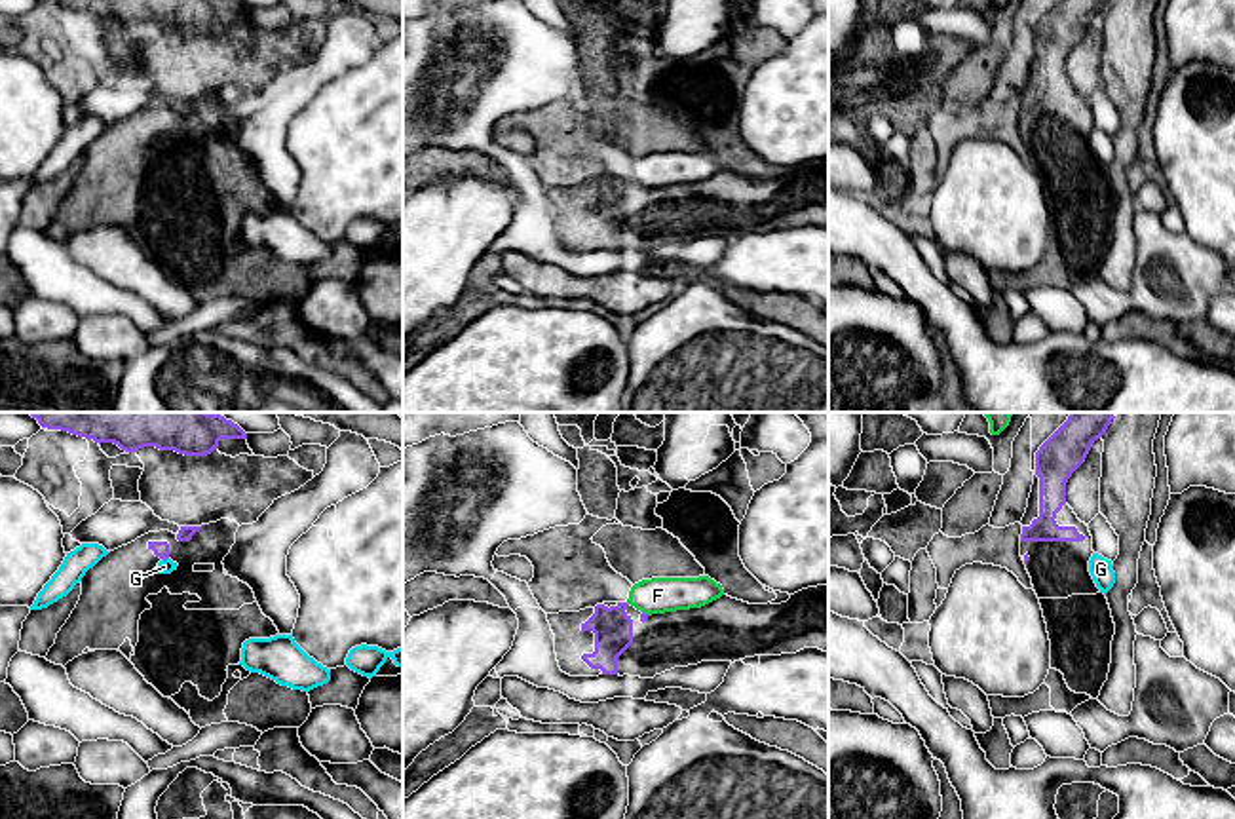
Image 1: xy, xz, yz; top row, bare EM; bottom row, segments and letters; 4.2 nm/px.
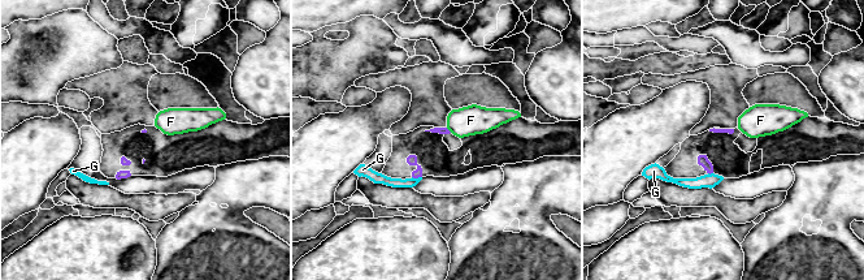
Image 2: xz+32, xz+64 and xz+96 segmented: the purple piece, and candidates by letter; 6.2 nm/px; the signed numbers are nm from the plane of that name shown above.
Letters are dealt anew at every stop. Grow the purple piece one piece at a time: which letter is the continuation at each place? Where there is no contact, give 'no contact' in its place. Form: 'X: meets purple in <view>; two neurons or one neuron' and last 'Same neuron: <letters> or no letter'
F: meets purple in xz; two neurons
G: meets purple in xy; two neurons
Same neuron: no letter

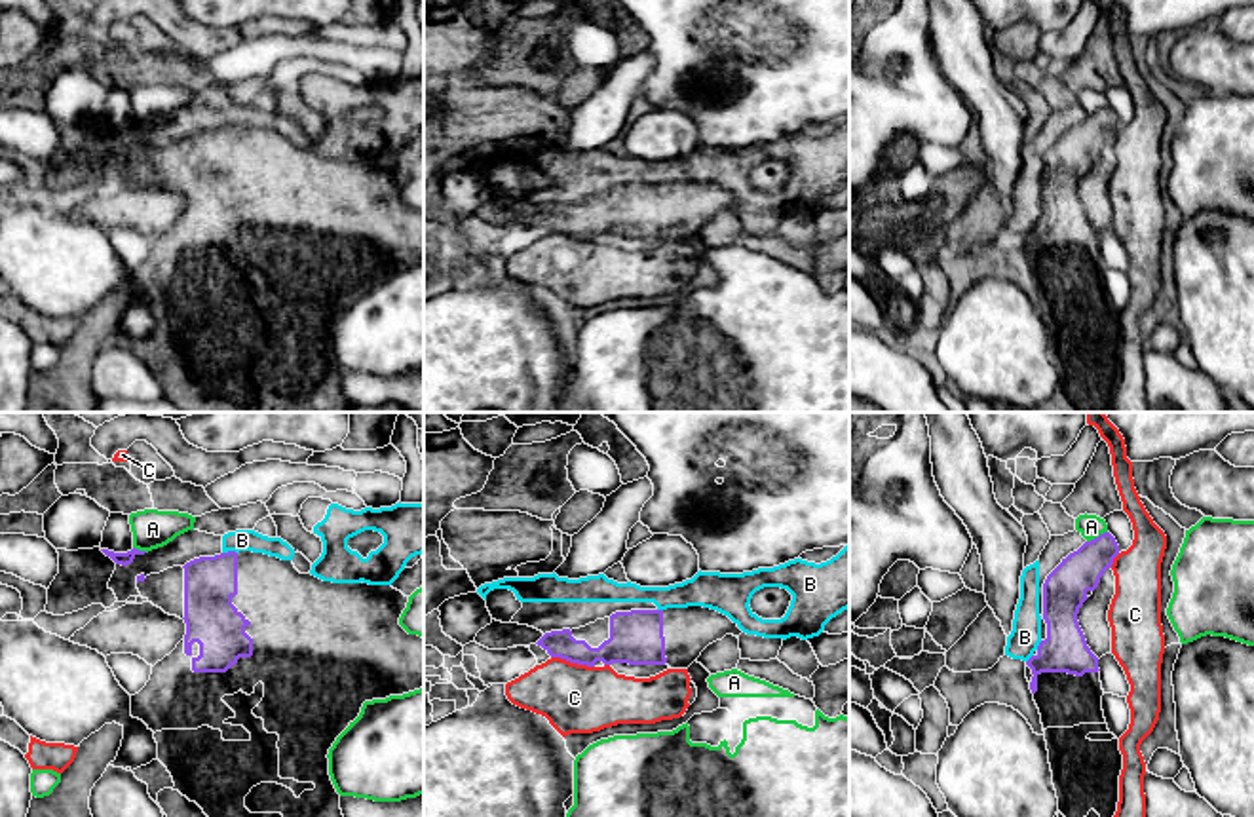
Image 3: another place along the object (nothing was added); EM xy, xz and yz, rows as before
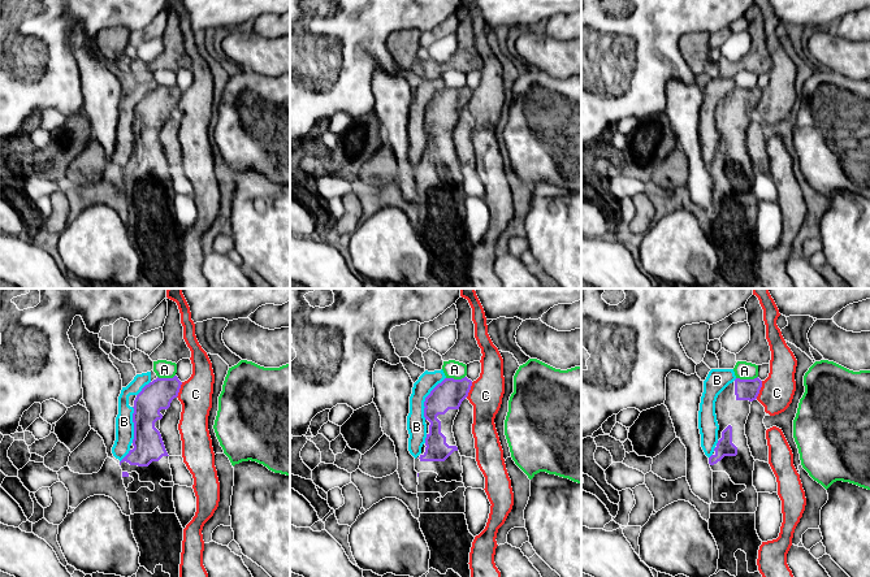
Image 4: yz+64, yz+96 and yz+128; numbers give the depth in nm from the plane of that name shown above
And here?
A: meets purple in yz; two neurons
B: meets purple in xy; two neurons
C: meets purple in xz; two neurons
Same neuron: no letter

